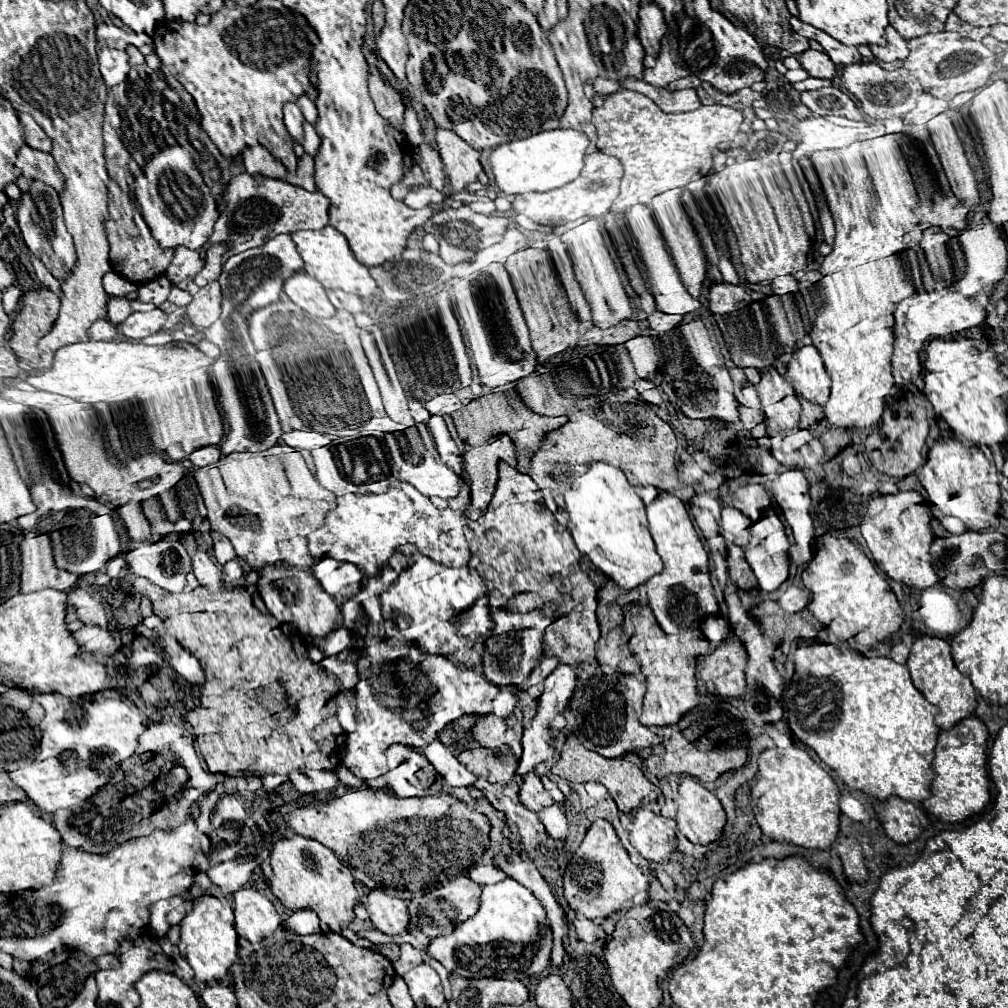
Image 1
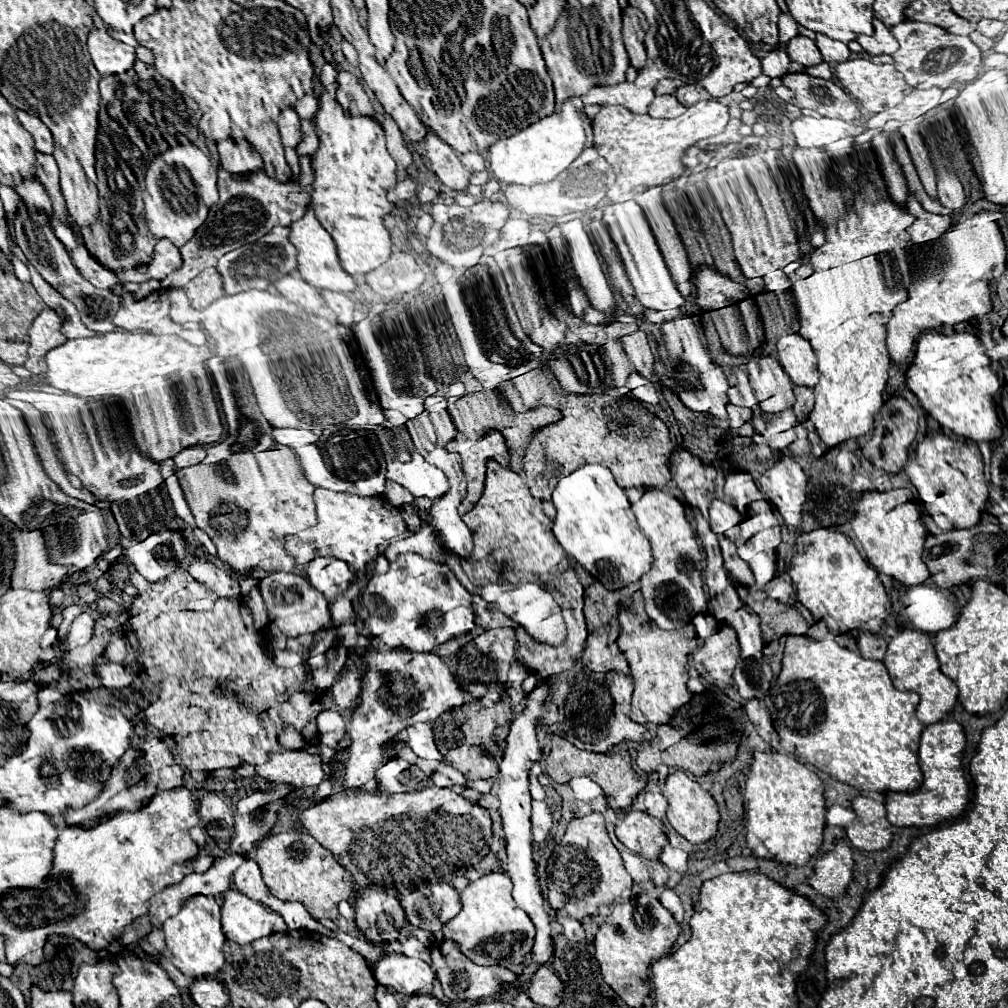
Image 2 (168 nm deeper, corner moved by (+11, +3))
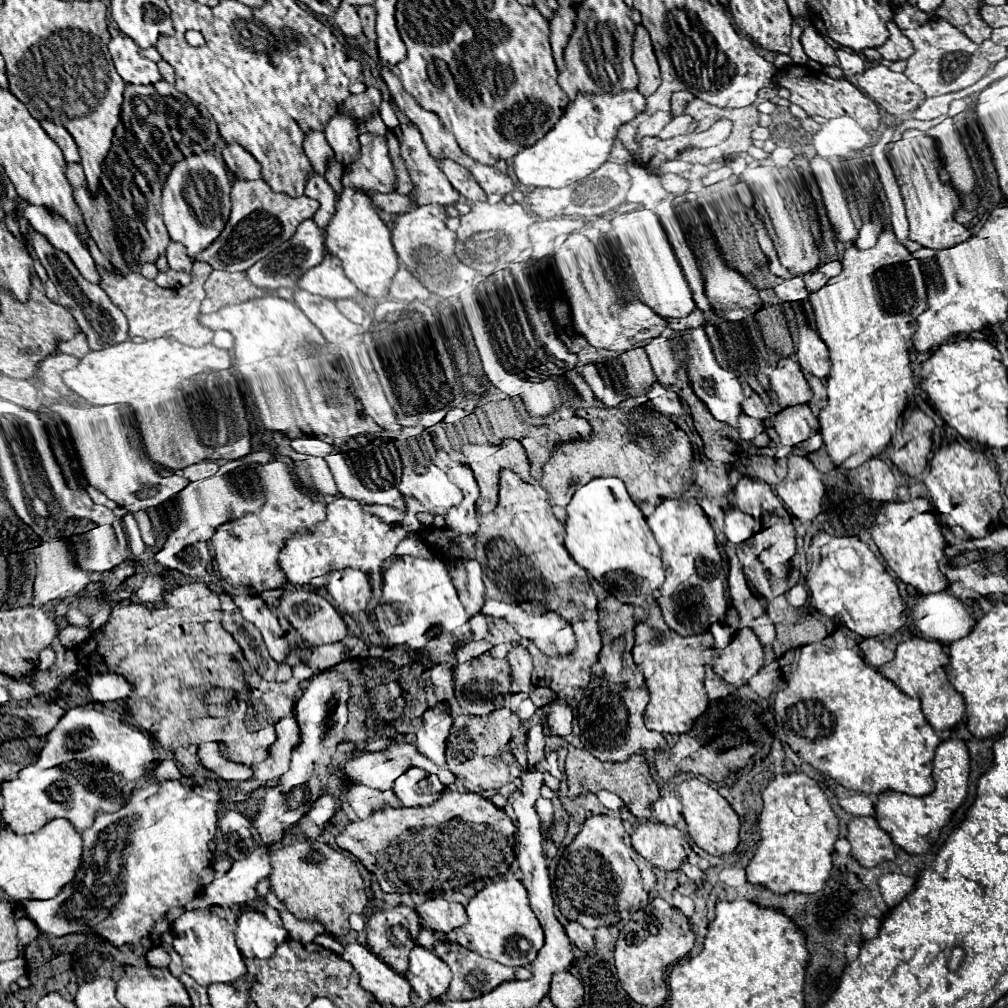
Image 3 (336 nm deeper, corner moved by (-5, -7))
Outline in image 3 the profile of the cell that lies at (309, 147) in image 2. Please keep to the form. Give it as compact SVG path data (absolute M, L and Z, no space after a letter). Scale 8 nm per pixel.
M374 114L372 120L368 122L358 122L346 116L332 116L332 120L328 120L324 134L328 144L334 150L334 158L340 164L348 164L352 160L356 160L358 156L358 134L362 132L374 132L374 134L386 134L386 126L380 118L380 114Z

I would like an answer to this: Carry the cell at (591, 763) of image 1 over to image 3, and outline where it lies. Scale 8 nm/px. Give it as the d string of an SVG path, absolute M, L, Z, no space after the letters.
M570 746L568 756L566 756L566 778L568 778L568 788L570 788L568 796L570 798L576 798L578 794L582 794L582 790L588 790L588 792L608 790L608 792L618 794L636 818L650 818L652 816L650 806L660 798L660 790L658 790L656 782L652 780L648 762L644 760L642 754L634 754L626 762L600 762L590 752Z

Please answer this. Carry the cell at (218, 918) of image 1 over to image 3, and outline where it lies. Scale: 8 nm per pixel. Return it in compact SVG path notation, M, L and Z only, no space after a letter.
M222 908L190 910L172 924L174 950L182 956L184 972L198 984L210 986L214 982L234 982L246 974L244 958L234 942L234 916Z

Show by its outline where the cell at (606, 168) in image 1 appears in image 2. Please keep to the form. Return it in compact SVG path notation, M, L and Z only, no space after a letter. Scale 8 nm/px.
M586 148L572 164L568 170L564 170L560 176L546 184L536 184L536 186L522 186L522 184L510 184L506 186L506 202L520 214L538 218L538 216L566 216L572 212L586 212L590 208L596 208L610 184L612 184L614 172L612 166L596 152L596 148Z

